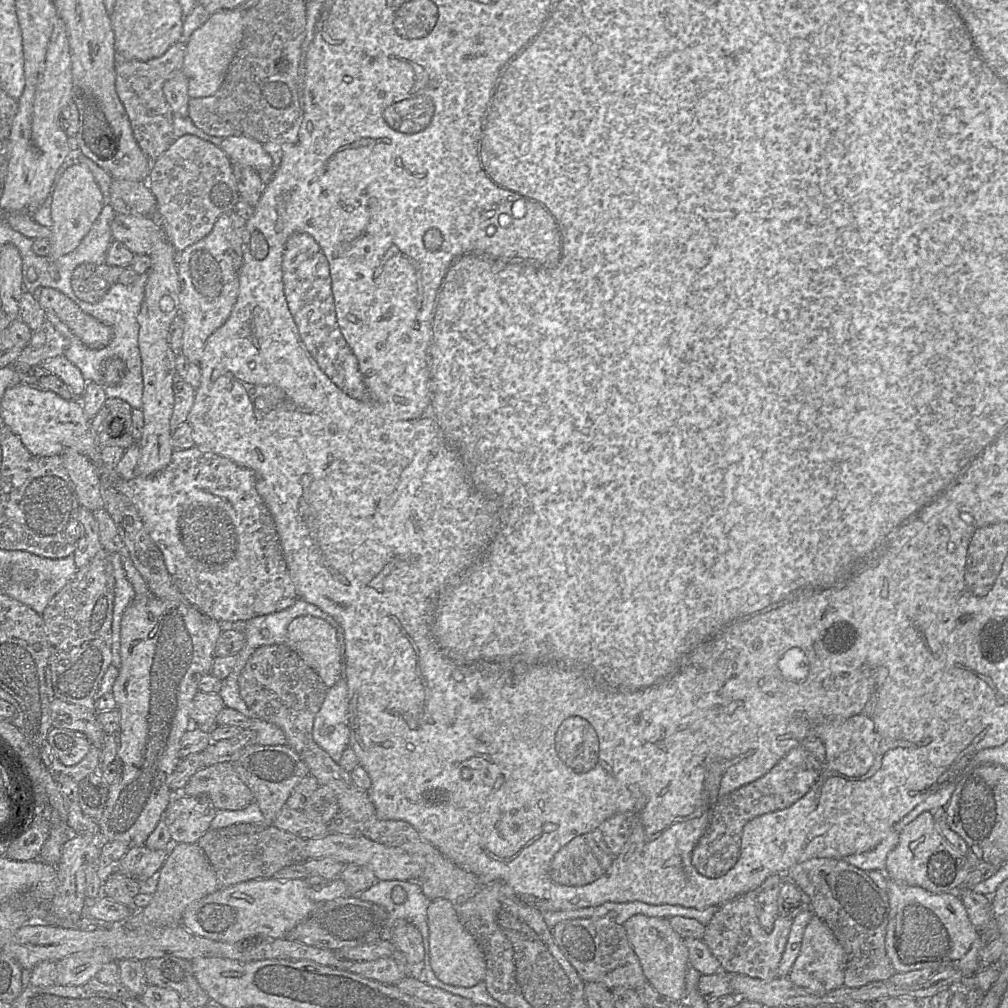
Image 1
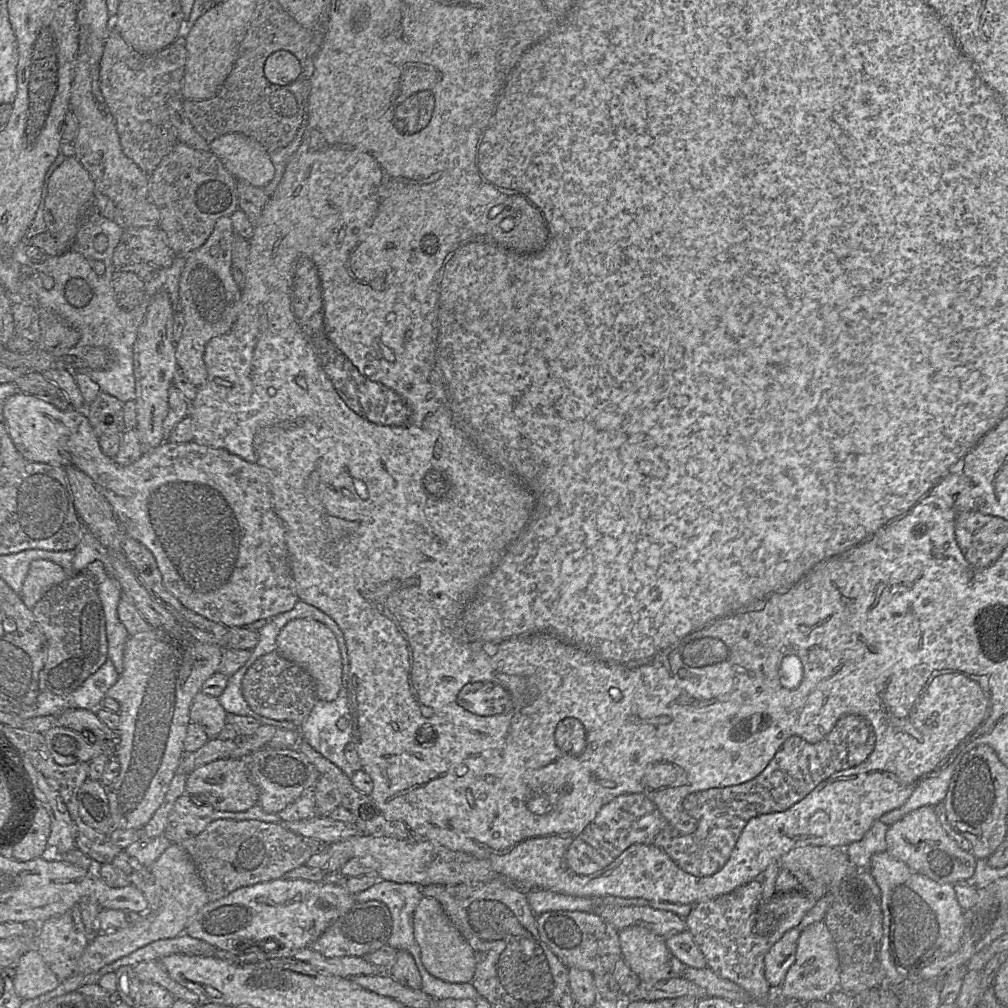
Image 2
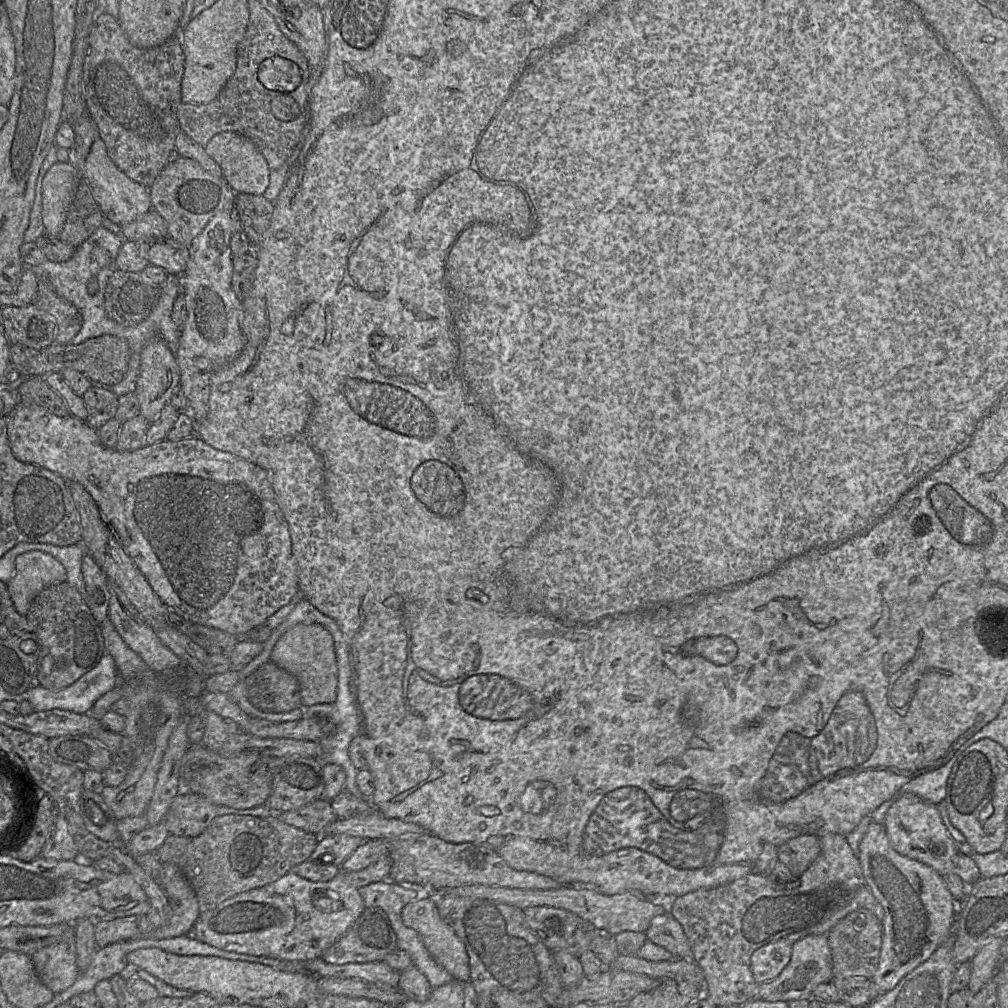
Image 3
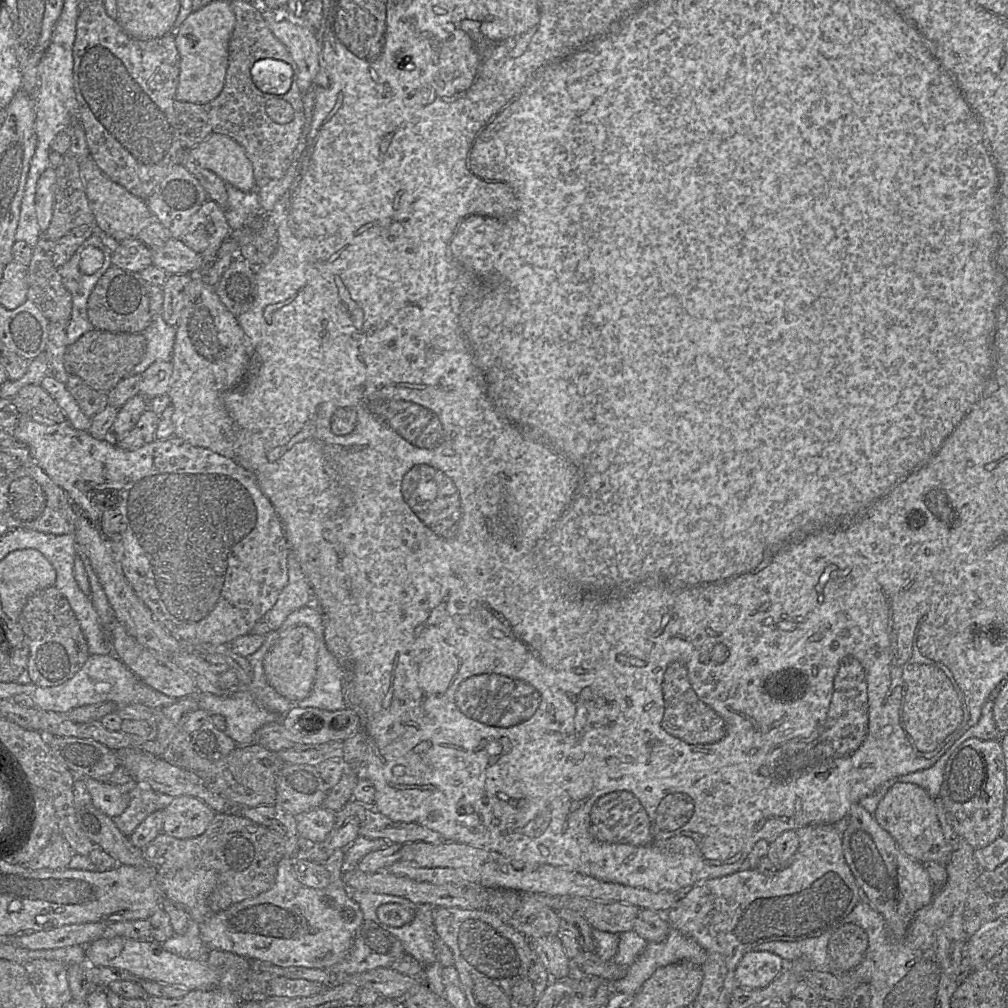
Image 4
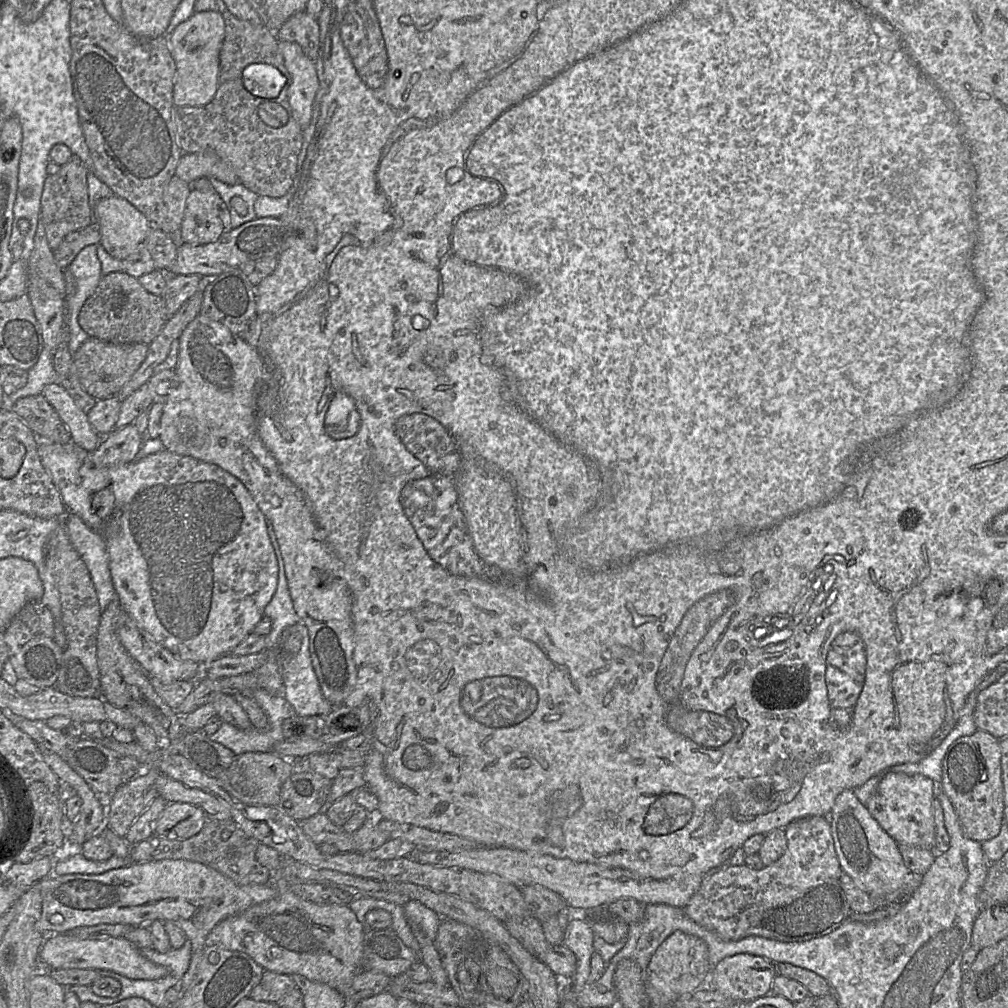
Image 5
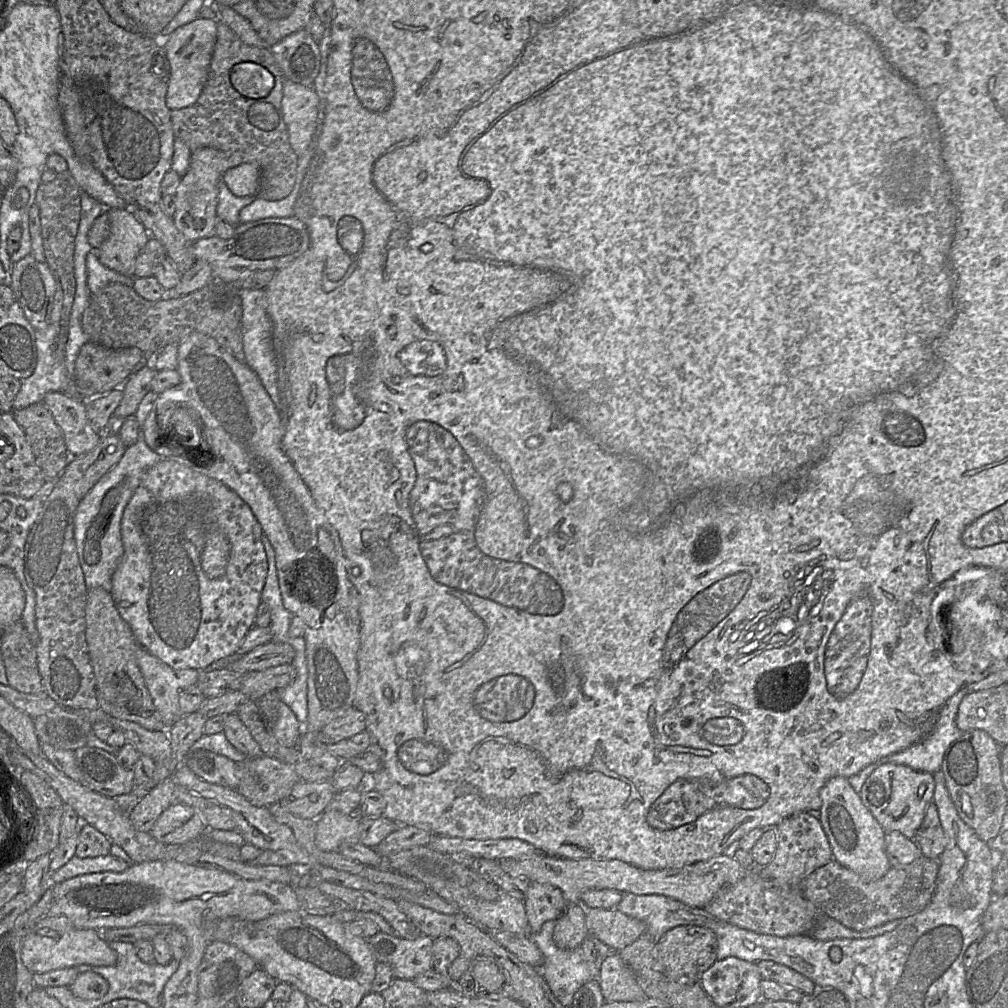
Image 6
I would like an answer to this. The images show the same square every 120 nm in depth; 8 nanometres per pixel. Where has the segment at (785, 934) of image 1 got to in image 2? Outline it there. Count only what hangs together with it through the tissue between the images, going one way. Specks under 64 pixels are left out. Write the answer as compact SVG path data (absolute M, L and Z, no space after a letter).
M754 879L730 893L692 904L691 912L684 920L706 958L707 967L742 987L754 1000L766 1000L772 989L764 973L766 954L787 931L798 927L826 892L823 884L811 892L776 892L772 899L765 901L760 882Z

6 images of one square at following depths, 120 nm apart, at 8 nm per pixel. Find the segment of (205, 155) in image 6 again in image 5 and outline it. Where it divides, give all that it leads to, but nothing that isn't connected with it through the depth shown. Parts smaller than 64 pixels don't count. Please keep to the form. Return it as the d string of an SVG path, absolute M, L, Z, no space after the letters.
M192 187L180 227L181 241L189 244L208 244L218 240L223 232L223 223L211 198Z

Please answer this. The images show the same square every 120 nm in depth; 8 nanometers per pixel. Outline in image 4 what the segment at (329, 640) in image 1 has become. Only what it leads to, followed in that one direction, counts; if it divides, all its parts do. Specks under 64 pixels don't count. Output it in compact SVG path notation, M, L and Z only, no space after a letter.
M306 626L293 628L264 658L265 676L269 685L291 702L297 703L303 700L313 688L317 670L317 654L316 633Z

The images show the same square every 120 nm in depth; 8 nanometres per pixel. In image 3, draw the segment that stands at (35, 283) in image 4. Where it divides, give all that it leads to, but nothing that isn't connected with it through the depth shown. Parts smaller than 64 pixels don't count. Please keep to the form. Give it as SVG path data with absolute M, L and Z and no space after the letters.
M38 279L37 292L32 303L47 312L56 323L55 344L70 344L82 325L79 310L66 299L60 297L46 280Z

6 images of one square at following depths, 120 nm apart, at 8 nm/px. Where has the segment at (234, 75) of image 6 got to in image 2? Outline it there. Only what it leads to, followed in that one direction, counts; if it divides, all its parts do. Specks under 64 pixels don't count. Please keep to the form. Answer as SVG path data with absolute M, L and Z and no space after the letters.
M277 51L266 59L263 71L270 83L286 86L300 76L301 65L290 52Z

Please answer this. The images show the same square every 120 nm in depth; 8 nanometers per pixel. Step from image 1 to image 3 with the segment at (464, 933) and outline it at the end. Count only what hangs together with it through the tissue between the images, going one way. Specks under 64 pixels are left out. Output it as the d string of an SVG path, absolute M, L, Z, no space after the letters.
M430 897L408 903L402 909L401 917L405 926L412 928L420 935L426 949L442 968L455 980L461 983L469 982L469 957L465 945L453 929L442 920Z

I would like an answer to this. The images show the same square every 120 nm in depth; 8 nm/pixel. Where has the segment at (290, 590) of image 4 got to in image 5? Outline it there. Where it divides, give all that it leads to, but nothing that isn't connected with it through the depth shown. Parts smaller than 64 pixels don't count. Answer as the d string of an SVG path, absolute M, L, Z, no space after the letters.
M268 522L268 534L278 561L278 584L271 601L264 610L264 615L272 620L272 628L266 636L266 649L279 648L282 632L289 626L301 621L297 615L289 592L285 576L284 561L272 525Z

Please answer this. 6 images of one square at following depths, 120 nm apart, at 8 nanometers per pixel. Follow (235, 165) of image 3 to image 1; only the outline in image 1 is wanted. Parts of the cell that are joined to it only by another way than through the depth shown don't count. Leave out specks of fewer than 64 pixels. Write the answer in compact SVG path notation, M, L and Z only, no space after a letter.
M228 136L223 139L220 148L232 163L247 165L257 172L270 168L273 163L263 144L249 137Z

